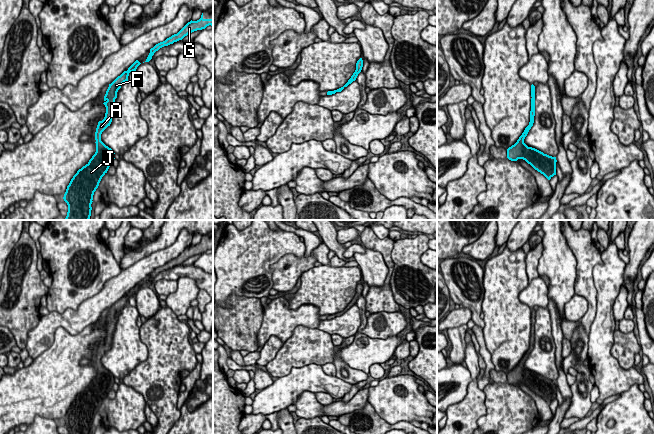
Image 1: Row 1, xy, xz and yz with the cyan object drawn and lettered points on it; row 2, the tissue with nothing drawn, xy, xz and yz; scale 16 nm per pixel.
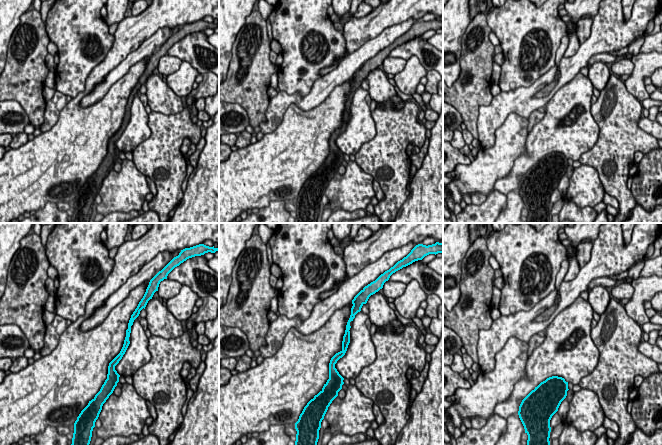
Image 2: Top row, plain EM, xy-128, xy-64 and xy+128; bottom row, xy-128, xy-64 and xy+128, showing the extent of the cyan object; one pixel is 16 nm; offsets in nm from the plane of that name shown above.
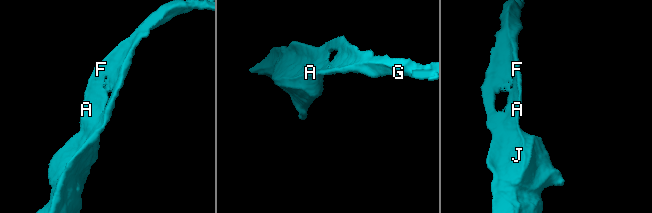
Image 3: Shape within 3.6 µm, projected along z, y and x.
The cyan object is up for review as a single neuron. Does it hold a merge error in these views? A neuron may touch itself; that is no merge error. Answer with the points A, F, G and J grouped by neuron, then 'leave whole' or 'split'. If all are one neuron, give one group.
A F G J | leave whole

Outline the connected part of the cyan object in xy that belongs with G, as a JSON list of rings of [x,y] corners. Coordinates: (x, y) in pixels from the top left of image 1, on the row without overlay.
[[[202,237],[201,242],[199,244],[197,245],[191,244],[177,258],[172,259],[171,261],[167,262],[165,265],[160,266],[156,268],[153,272],[151,272],[150,277],[145,286],[149,286],[152,283],[154,277],[158,275],[160,272],[173,268],[174,266],[177,266],[179,264],[182,264],[188,258],[197,254],[205,253],[209,249],[213,250],[213,243],[204,243]]]

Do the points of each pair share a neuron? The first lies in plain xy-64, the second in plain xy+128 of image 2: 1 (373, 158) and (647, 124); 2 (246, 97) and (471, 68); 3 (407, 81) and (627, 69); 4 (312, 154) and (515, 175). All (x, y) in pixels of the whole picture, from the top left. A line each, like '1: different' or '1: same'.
1: different
2: same
3: different
4: different

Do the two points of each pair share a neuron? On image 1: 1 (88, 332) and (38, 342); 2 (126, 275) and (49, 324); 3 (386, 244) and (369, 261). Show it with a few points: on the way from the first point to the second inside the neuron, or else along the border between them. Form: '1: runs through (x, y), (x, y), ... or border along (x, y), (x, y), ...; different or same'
1: border along (76, 333), (59, 327), (37, 356); different
2: runs through (108, 294), (83, 317), (68, 319); same
3: border along (361, 241), (382, 255), (387, 274); different

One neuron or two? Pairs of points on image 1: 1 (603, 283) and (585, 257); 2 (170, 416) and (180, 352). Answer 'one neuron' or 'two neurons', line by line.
1: two neurons
2: one neuron

